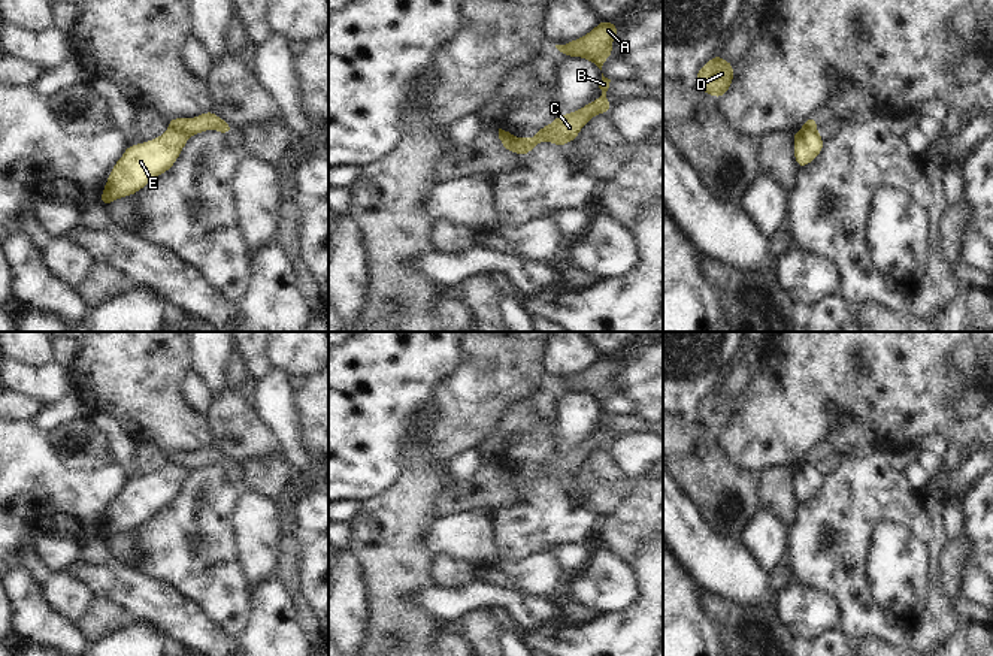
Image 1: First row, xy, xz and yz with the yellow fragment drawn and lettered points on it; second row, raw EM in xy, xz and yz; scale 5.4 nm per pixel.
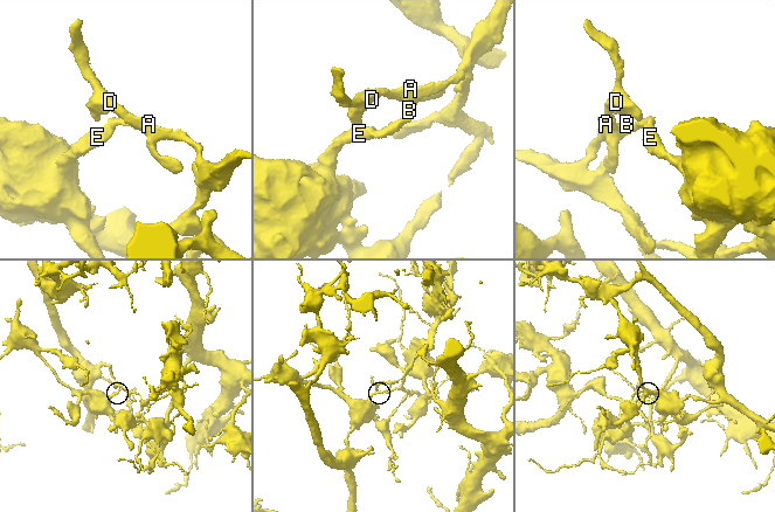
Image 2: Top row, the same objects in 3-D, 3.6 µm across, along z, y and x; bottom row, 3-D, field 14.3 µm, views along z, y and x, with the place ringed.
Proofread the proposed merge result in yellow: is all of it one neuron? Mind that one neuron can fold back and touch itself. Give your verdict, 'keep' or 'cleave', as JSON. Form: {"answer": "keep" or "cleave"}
{"answer": "cleave"}

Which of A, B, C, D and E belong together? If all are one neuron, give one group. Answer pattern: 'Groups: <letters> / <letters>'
Groups: A B C D / E.

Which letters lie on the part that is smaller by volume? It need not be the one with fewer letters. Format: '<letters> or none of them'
A, B, C, D.

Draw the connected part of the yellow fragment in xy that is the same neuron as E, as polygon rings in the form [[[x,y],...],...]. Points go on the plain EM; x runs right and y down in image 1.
[[[169,463],[149,477],[128,480],[112,501],[99,538],[108,541],[116,533],[136,529],[176,498],[187,477],[185,468]]]

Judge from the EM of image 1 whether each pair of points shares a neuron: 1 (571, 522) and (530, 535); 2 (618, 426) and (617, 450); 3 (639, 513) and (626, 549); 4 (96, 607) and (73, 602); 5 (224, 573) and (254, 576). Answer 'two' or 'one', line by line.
1: one
2: two
3: one
4: two
5: two

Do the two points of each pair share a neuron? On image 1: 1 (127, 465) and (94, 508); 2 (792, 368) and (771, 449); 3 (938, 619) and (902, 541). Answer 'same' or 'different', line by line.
1: different
2: same
3: different

